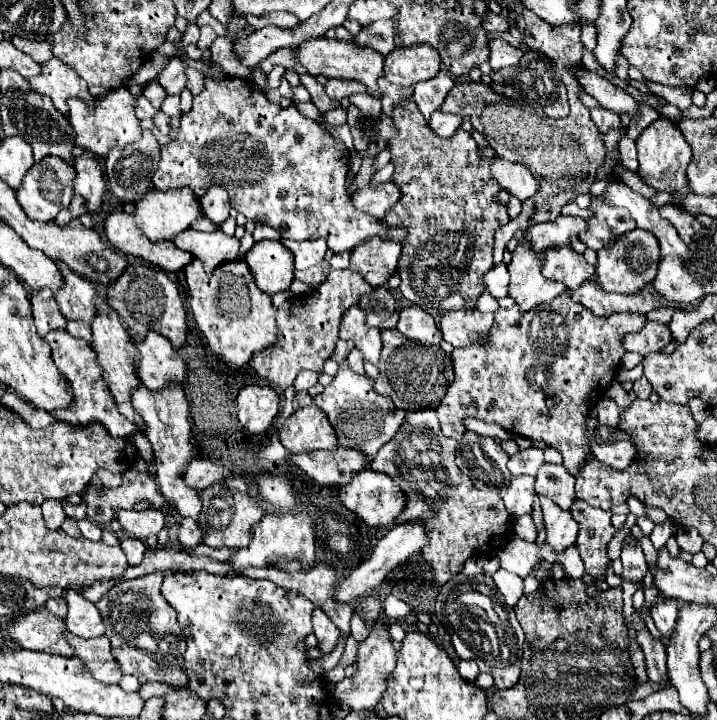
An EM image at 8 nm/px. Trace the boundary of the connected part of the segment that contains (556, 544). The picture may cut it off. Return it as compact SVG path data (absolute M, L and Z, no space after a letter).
M540 496L540 508L544 514L546 542L554 548L554 552L564 552L570 546L576 546L578 524L572 514L568 510L562 510L546 496Z

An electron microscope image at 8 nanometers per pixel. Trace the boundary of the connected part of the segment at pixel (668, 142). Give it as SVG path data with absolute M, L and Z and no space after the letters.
M658 118L654 120L636 140L638 148L638 176L652 188L660 192L676 192L676 190L688 190L688 178L686 178L686 166L692 158L692 150L688 142L684 140L682 132L670 118Z

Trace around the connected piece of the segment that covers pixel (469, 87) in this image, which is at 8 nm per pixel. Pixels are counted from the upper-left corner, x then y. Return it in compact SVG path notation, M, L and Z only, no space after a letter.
M566 76L564 84L574 84L574 94L576 94L570 116L564 120L552 120L546 114L538 114L530 106L518 104L516 100L510 100L494 92L488 84L482 82L478 84L472 80L456 82L440 108L442 112L452 112L462 116L464 120L470 120L474 128L486 138L486 142L492 144L490 148L496 150L496 156L520 162L532 172L532 176L542 186L542 192L536 192L532 198L522 202L522 212L514 220L510 220L508 224L496 230L494 266L502 262L506 242L514 238L516 232L522 232L532 224L540 224L556 218L564 204L572 202L578 194L590 192L590 186L596 182L598 170L604 168L606 162L604 136L590 118L588 108L582 106L582 102L578 100L578 94L582 94L584 88L580 86L580 82L574 80L574 76Z

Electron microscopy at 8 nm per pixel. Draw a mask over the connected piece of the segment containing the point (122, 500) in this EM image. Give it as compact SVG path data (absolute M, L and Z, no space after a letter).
M128 468L122 474L122 484L118 488L102 488L100 492L90 484L82 494L86 500L86 518L98 524L106 524L116 516L116 508L134 508L140 500L148 500L156 510L172 510L172 504L162 498L154 476L142 474L136 468Z

